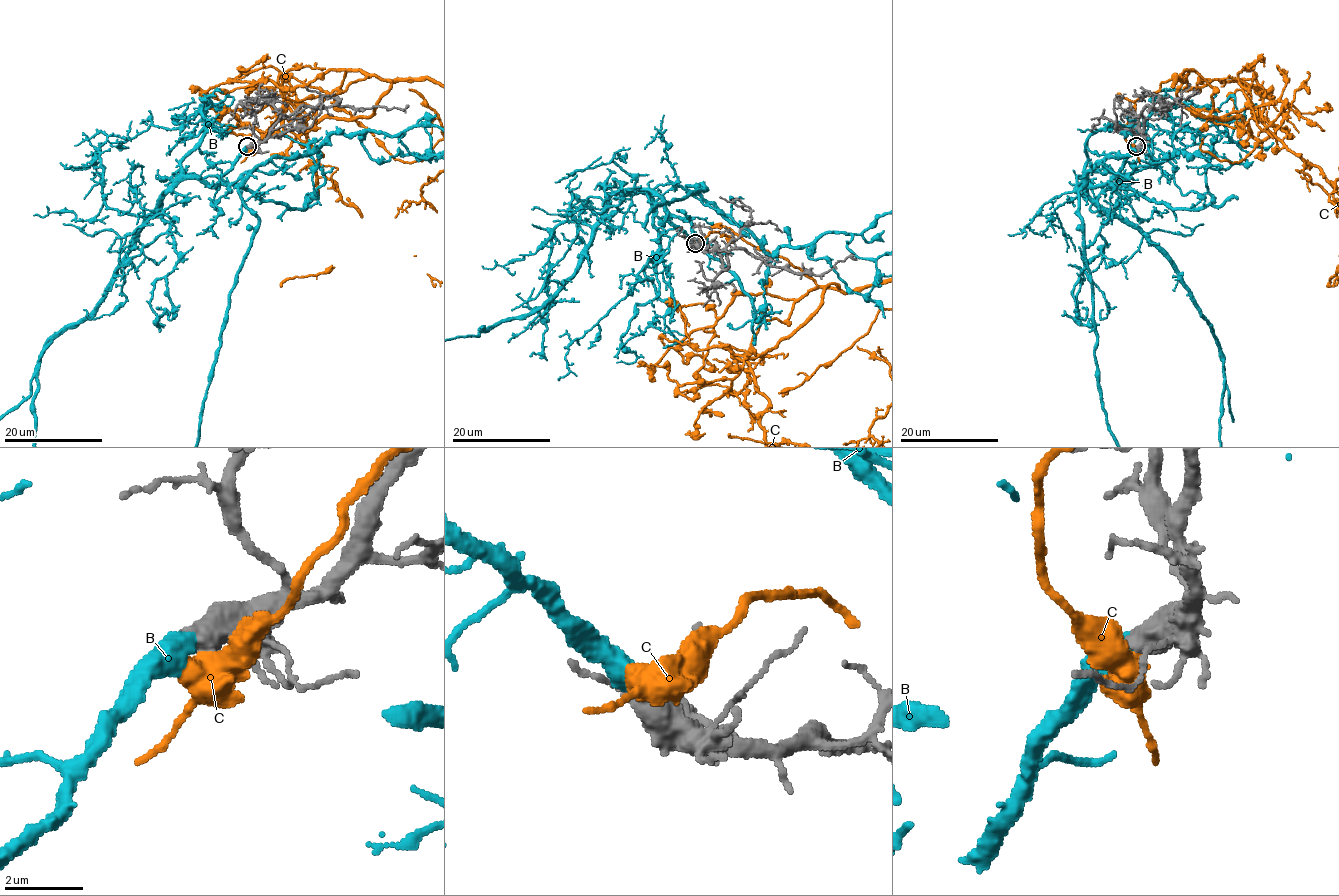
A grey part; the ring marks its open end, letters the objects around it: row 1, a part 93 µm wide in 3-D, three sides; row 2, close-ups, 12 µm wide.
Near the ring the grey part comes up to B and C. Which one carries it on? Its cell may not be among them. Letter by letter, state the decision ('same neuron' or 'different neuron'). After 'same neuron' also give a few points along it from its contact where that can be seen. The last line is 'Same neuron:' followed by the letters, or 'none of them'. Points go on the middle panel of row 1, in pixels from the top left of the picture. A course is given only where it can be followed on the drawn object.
B: same neuron
C: different neuron
Same neuron: B

